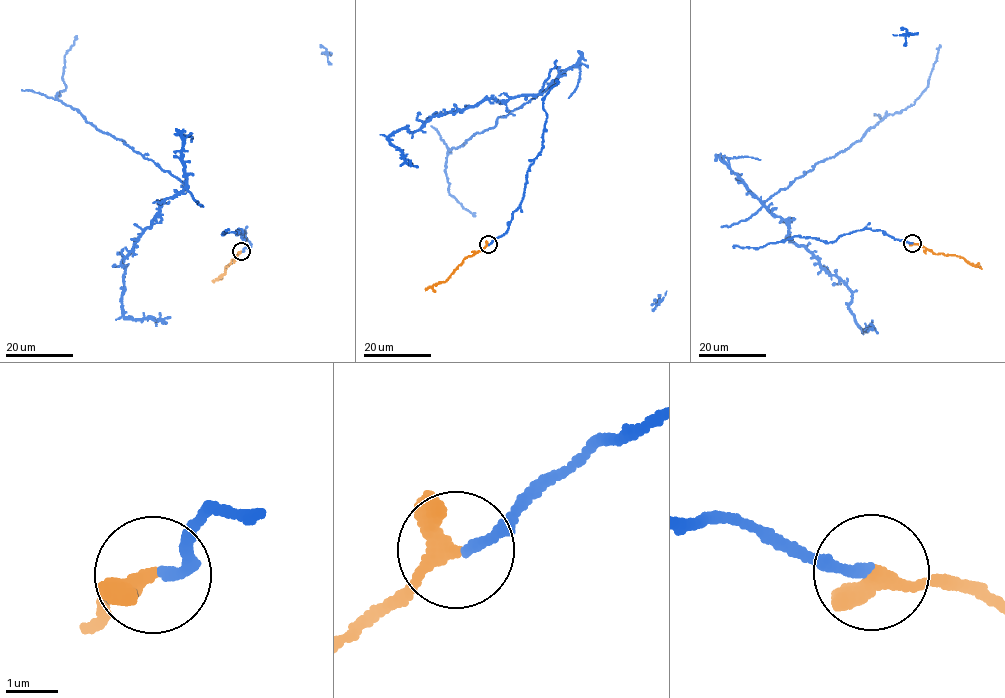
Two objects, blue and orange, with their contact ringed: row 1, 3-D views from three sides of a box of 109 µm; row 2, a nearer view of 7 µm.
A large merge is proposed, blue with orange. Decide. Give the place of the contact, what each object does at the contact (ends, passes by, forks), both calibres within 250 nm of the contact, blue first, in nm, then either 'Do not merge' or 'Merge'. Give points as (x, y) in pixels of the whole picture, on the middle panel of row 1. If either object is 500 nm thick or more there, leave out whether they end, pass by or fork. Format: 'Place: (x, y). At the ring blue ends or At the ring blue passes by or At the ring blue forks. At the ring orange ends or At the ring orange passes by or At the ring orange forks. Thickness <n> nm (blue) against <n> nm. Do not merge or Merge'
Place: (488, 244). At the ring blue ends. At the ring orange passes by. Thickness 180 nm (blue) against 280 nm. Merge

